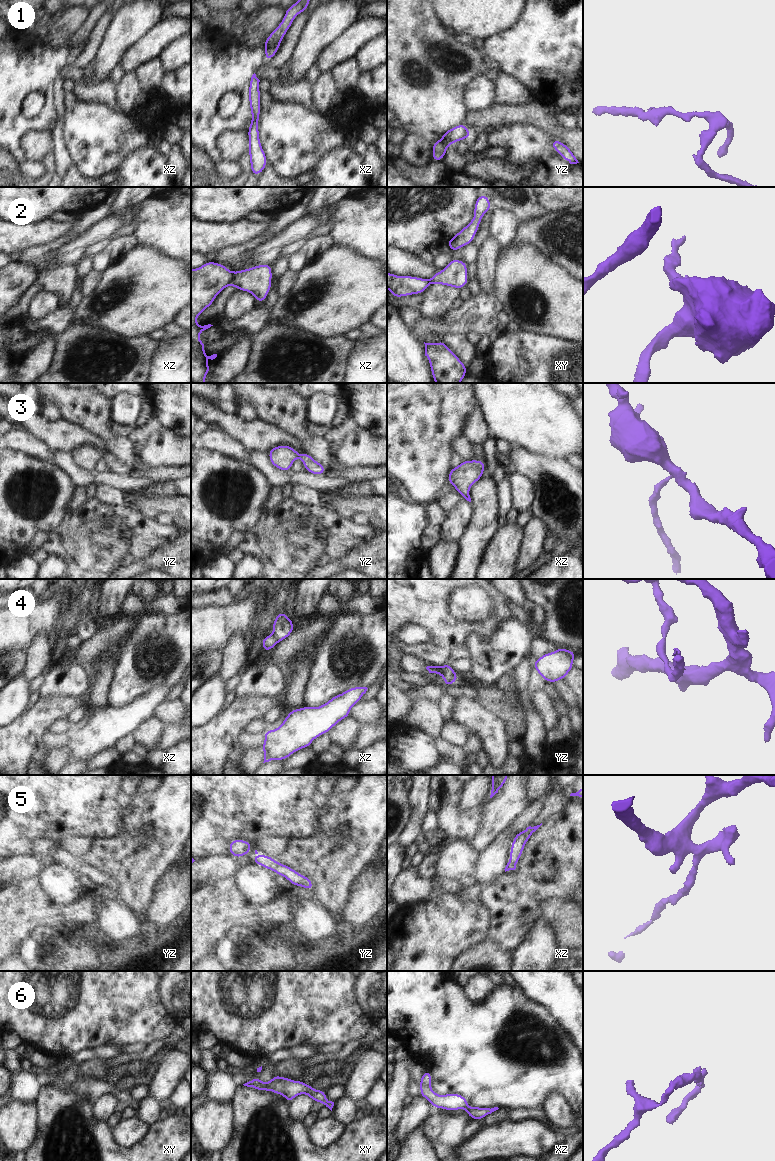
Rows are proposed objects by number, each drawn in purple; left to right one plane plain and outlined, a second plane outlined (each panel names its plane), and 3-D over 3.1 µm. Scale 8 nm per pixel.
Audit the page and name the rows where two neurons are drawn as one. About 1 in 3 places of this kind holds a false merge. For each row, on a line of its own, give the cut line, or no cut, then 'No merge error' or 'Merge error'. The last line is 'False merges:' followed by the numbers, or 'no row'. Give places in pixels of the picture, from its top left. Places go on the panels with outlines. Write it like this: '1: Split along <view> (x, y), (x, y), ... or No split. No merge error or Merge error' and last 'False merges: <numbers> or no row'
1: Split along xz (279, 42), (273, 42), (265, 47). Merge error
2: Split along xz (233, 272), (233, 276), (227, 284). Merge error
3: No split. No merge error
4: Split along yz (446, 664), (443, 677). Merge error
5: No split. No merge error
6: No split. No merge error
False merges: 1, 2, 4.

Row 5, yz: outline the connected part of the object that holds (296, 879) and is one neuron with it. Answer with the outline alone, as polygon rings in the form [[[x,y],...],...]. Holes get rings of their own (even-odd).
[[[255,850],[255,854],[257,856],[252,859],[253,864],[258,864],[268,870],[275,871],[277,875],[284,876],[294,886],[300,886],[313,891],[314,885],[307,876],[299,874],[290,866],[286,866],[283,863],[276,863],[275,858],[269,857],[266,854],[260,855],[257,850]]]

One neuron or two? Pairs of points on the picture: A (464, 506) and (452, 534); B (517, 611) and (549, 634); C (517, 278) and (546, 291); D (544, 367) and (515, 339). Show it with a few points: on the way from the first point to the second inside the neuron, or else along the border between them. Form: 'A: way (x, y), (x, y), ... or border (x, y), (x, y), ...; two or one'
A: way (462, 513), (453, 527); one
B: border (537, 630), (538, 635); two
C: way (524, 279), (539, 288); one
D: way (537, 361), (522, 346); one

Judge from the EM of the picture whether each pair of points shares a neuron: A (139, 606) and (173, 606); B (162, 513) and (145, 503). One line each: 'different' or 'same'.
A: same
B: same

